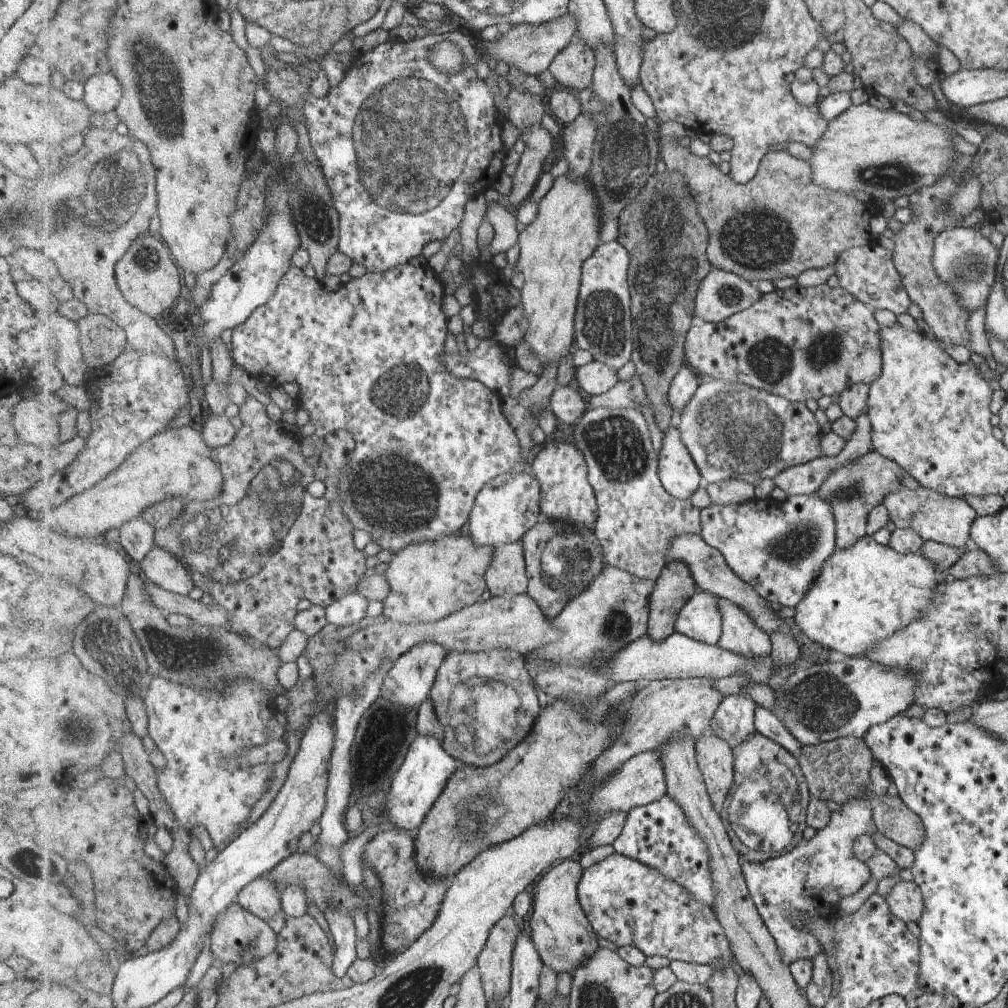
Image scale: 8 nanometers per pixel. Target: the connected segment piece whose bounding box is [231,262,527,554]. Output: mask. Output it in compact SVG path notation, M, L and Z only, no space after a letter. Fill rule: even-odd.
M421 262L419 266L417 266L416 263L407 263L387 269L386 271L368 271L362 277L352 278L348 283L342 284L341 288L339 288L337 292L329 292L323 282L320 282L316 277L311 278L307 276L307 274L305 274L301 268L292 266L284 278L280 280L280 286L277 287L276 294L272 296L272 299L267 304L260 306L257 308L257 310L254 310L253 314L249 317L249 320L246 320L243 324L240 324L239 327L235 327L232 333L231 355L234 358L235 364L242 366L242 368L249 372L251 376L267 384L267 386L278 386L285 384L286 382L296 382L298 384L300 390L300 395L297 397L299 407L309 412L308 422L315 428L314 434L316 436L325 438L327 435L337 431L349 431L352 434L356 442L356 447L354 450L354 455L351 456L351 461L349 461L348 466L345 467L347 472L344 472L344 476L340 482L340 495L342 501L344 502L344 509L351 517L355 528L367 530L369 533L371 533L372 540L376 541L376 544L379 545L381 549L388 549L393 554L402 551L411 543L426 540L436 541L439 537L459 533L459 530L461 530L461 528L467 524L467 520L470 520L472 510L476 506L477 495L484 490L484 486L490 480L493 480L495 477L505 473L524 470L527 467L524 448L520 443L520 438L517 436L516 430L513 428L513 426L511 426L511 424L509 424L509 419L504 413L503 406L501 405L501 395L496 393L493 389L490 389L488 386L485 386L483 382L478 381L477 379L464 379L451 374L448 370L448 366L442 359L442 355L444 354L443 348L445 348L445 340L449 338L449 334L447 334L448 318L445 316L445 312L443 312L443 298L445 298L445 295L446 290L443 284L442 275L437 275L435 272L433 272L433 270L431 270L431 266L425 265L424 262Z

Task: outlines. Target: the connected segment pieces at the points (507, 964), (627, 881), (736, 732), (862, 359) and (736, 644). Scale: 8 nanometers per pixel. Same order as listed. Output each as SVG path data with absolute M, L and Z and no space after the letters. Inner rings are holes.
M515 914L505 915L490 932L478 959L489 1005L509 996L512 987L512 962L521 934L521 921Z
M615 851L584 869L578 887L584 913L599 936L618 948L634 946L646 956L662 955L672 961L711 964L729 951L730 940L714 908L694 899L677 881L641 861Z
M747 694L727 695L710 722L710 731L732 745L755 736L758 705Z
M829 284L819 285L815 288L801 288L793 286L789 289L775 288L771 293L765 293L751 308L738 312L736 315L730 316L727 320L720 323L707 323L702 326L694 326L689 331L686 340L686 358L687 365L691 366L695 372L708 374L713 379L725 380L728 383L749 384L753 388L761 388L771 394L786 398L794 403L804 403L811 398L819 400L823 396L833 396L833 394L841 394L846 388L859 383L875 382L884 371L884 356L882 355L882 338L881 330L883 328L879 322L875 320L874 310L870 305L859 300L852 292L847 292L843 287L831 288Z
M718 599L724 618L724 631L718 645L746 659L772 656L770 634L759 628L740 606L727 599Z

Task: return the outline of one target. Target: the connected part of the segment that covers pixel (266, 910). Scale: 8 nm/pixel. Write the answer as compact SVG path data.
M259 877L240 892L237 902L266 921L283 912L282 892L269 879Z

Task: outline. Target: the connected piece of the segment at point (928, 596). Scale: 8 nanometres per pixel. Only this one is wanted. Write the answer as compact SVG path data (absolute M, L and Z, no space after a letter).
M867 536L847 550L837 549L832 558L826 561L824 564L824 570L820 574L820 578L812 584L806 597L798 604L793 620L794 622L797 622L801 627L801 630L811 641L818 642L825 648L833 651L845 653L848 657L859 657L874 649L880 641L884 641L897 631L901 631L907 627L909 623L913 623L917 619L920 619L922 613L928 608L928 605L934 598L934 589L940 584L940 582L943 582L943 580L947 580L948 578L949 576L947 572L937 572L936 564L927 557L924 557L921 553L898 553L889 545L881 545L875 540L875 538Z

